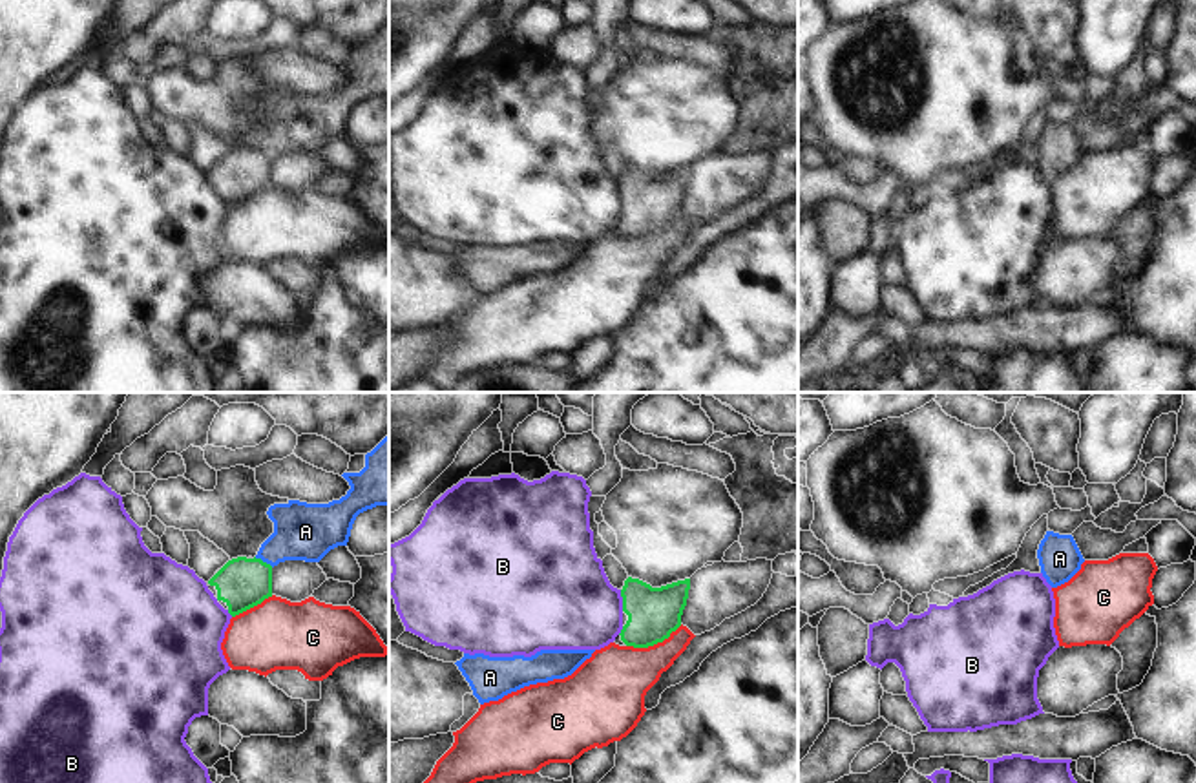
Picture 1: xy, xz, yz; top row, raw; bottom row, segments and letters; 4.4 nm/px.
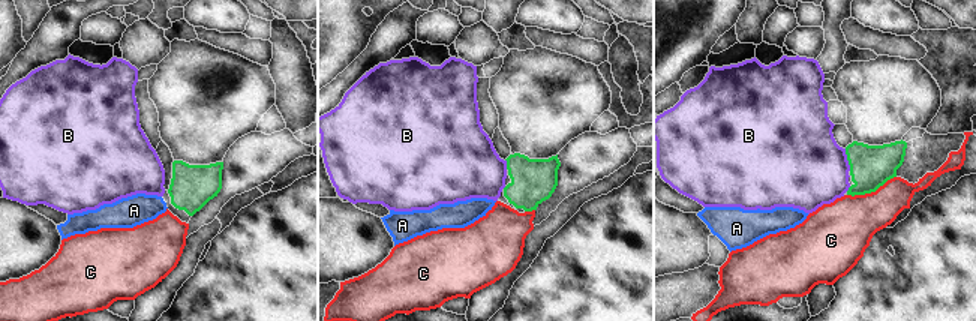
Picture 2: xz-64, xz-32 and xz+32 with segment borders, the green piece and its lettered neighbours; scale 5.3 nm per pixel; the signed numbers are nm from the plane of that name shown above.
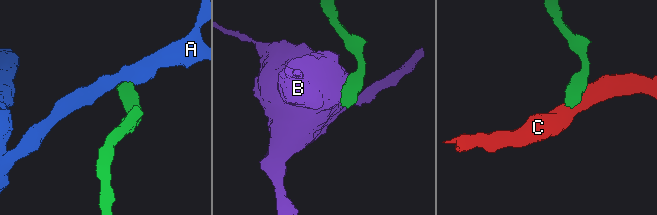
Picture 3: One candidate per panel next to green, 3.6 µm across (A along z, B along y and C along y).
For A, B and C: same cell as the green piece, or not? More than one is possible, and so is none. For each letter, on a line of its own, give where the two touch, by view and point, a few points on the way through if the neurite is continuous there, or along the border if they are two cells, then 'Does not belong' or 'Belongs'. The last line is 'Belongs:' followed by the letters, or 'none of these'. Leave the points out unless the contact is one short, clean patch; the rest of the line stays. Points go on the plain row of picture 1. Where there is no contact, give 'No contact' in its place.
A: Touches green at xy (262, 152). Boundary: xy (254, 148), (272, 157). Does not belong
B: Touches green at xz (623, 192). Does not belong
C: Touches green at xz (654, 234). Does not belong
Belongs: none of these

